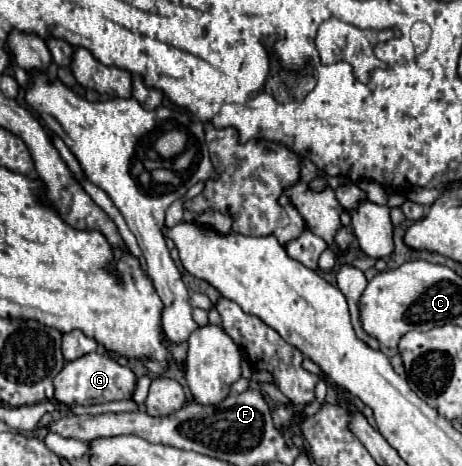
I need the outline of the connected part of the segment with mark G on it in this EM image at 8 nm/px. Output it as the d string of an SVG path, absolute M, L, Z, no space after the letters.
M91 352L77 360L71 360L63 366L59 376L55 378L55 398L63 404L101 404L113 400L133 398L137 388L137 376L129 366L121 366L117 360L107 356L105 352Z

